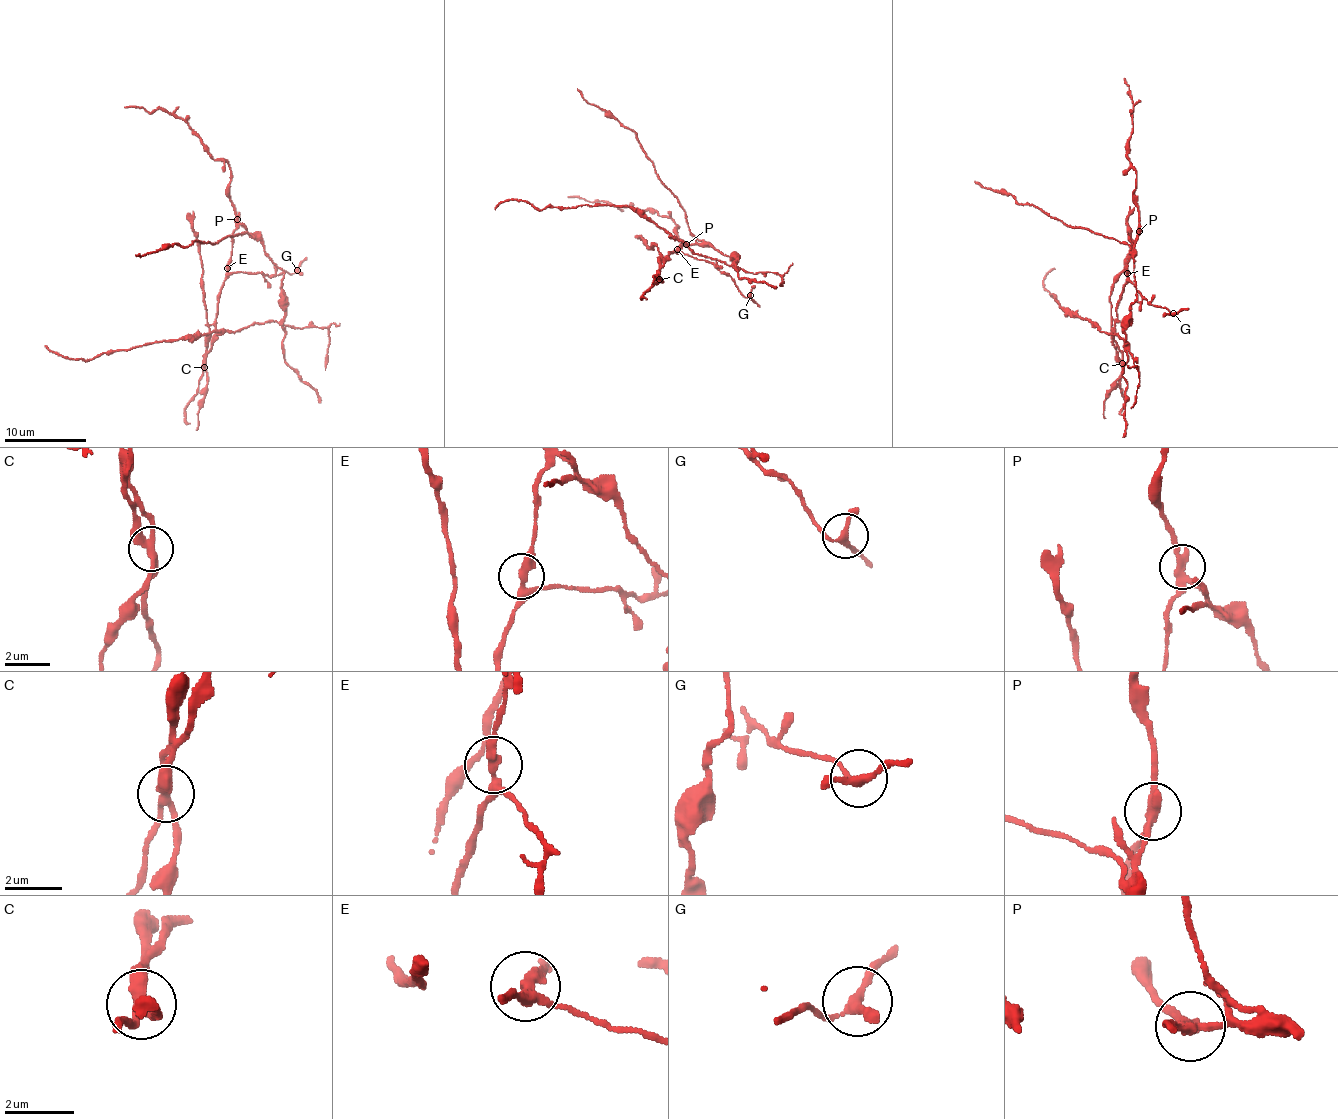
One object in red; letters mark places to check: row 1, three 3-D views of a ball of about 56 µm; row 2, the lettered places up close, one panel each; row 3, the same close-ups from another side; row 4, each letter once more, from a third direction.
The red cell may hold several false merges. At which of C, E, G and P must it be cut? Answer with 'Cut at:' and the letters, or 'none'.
Cut at: C, P

